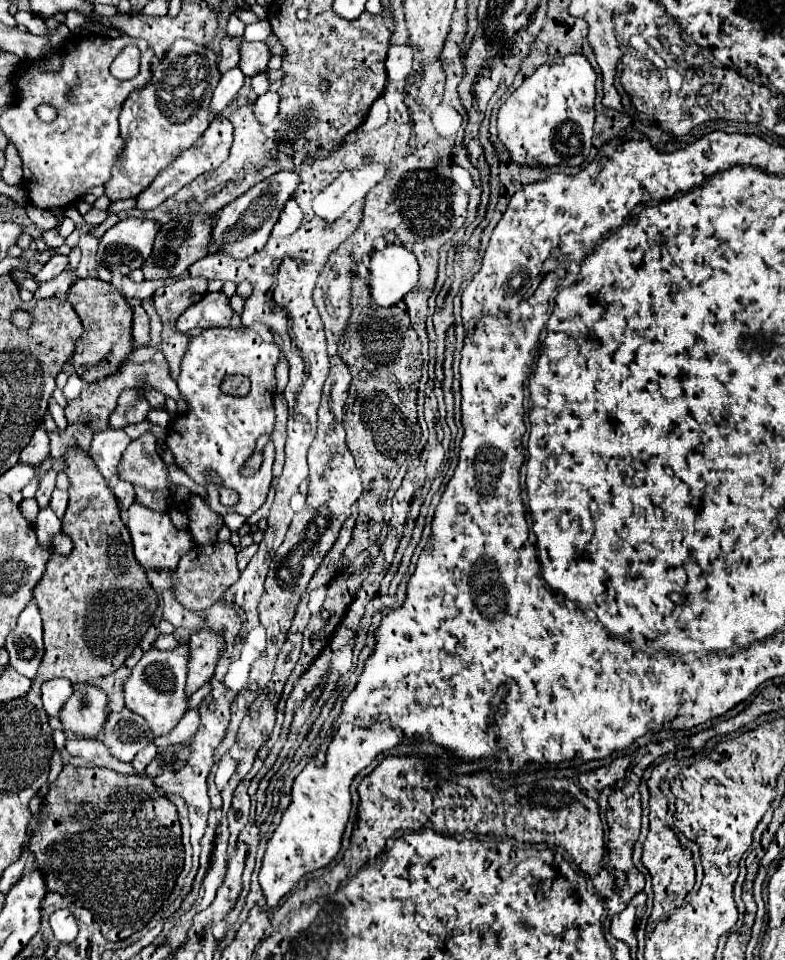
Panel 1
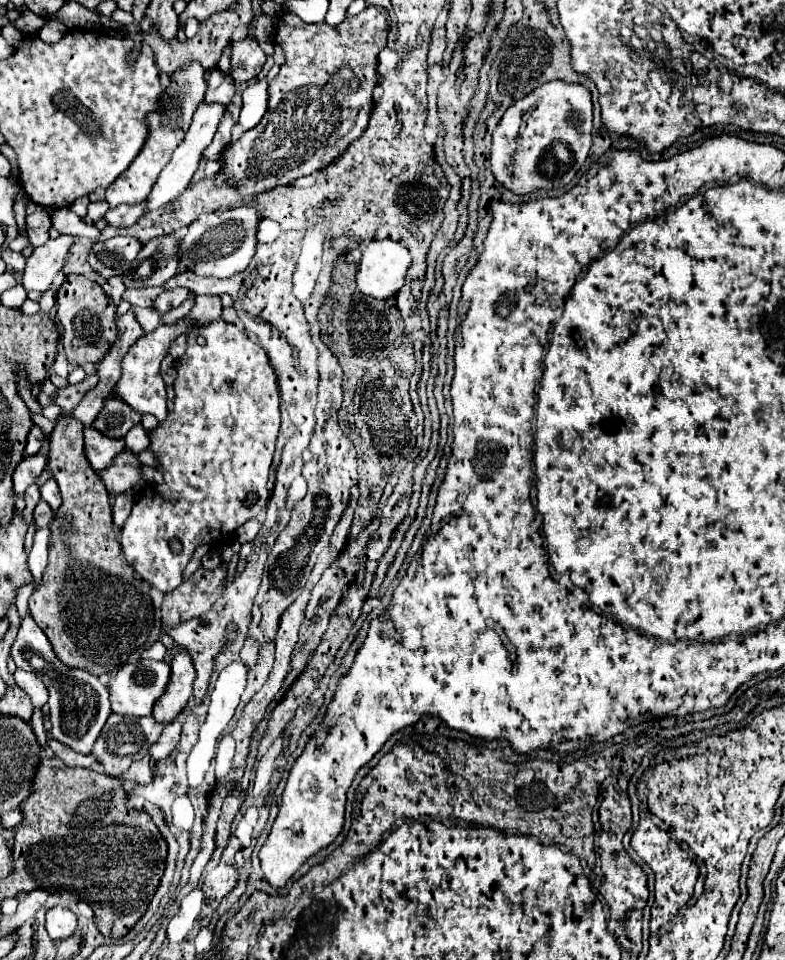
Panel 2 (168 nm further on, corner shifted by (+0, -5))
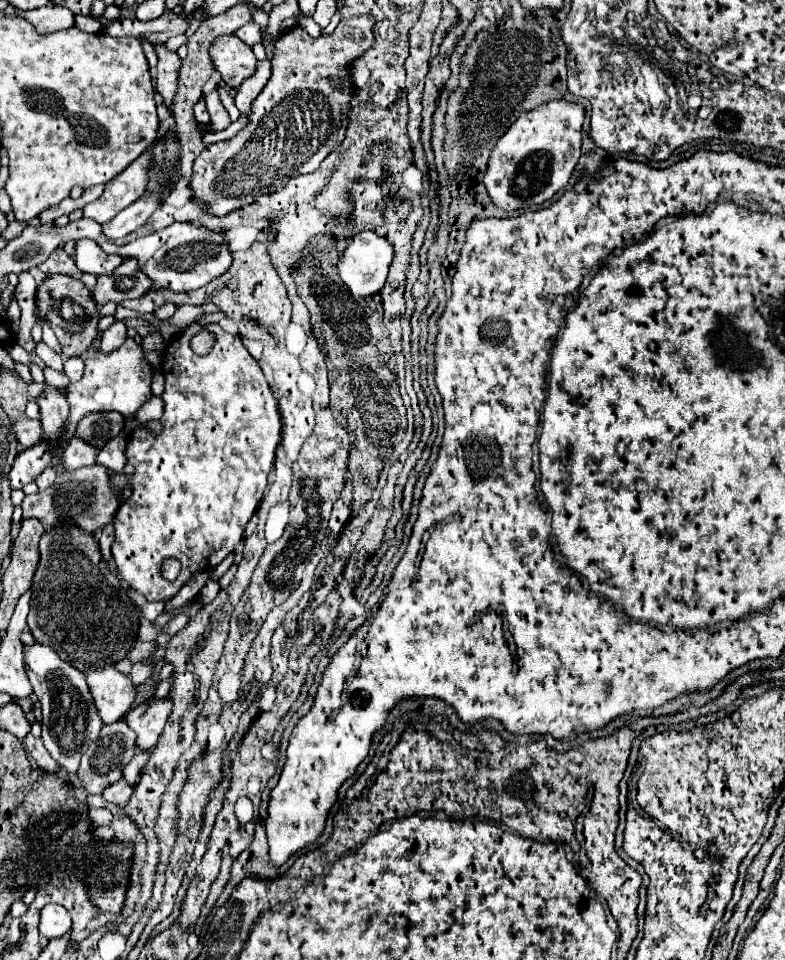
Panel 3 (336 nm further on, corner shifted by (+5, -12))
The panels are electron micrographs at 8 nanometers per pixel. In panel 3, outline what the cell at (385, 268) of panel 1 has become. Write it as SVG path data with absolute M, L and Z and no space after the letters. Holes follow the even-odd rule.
M363 230L355 238L349 240L347 250L341 254L339 276L347 284L347 288L351 290L353 296L367 298L367 296L379 294L383 290L383 286L387 282L387 274L389 274L391 262L393 262L393 246L385 238L377 236L375 232Z

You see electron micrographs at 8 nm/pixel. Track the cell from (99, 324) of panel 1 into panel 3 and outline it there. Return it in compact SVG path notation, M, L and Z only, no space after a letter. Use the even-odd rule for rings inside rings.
M63 274L49 276L37 290L37 308L49 320L49 326L55 332L55 336L61 344L61 350L67 358L83 356L99 336L97 304L81 280L75 280L71 276L63 276Z

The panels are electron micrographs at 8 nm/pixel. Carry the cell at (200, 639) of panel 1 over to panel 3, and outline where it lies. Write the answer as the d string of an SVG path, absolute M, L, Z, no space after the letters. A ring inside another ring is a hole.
M151 698L137 708L133 708L127 716L125 722L129 728L137 732L137 748L139 750L151 750L155 748L161 728L167 724L169 712L171 712L171 700L167 698Z

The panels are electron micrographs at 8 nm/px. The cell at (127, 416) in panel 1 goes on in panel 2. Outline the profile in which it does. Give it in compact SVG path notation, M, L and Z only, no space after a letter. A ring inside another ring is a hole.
M108 397L104 401L102 411L98 413L96 421L92 423L92 427L96 431L100 431L106 437L114 437L114 439L122 439L126 437L126 433L140 423L140 413L134 413L134 409L130 409L124 401L112 399Z

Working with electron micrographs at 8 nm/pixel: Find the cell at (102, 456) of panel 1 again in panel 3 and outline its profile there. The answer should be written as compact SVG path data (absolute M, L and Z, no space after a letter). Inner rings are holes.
M73 436L69 444L63 450L63 466L65 470L77 470L95 464L95 458L99 454L99 448L93 448L91 444L85 444L79 436Z

